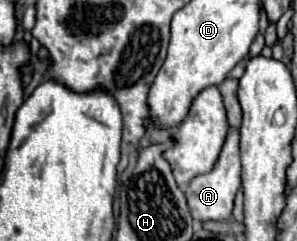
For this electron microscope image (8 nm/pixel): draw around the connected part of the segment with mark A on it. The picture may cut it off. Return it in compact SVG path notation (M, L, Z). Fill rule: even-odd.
M230 128L214 168L210 172L200 174L200 176L190 180L190 184L186 188L186 200L188 200L188 208L190 208L194 220L218 220L218 222L222 222L222 220L228 220L232 216L234 196L240 188L240 152L238 152L238 144L240 144L240 130Z

